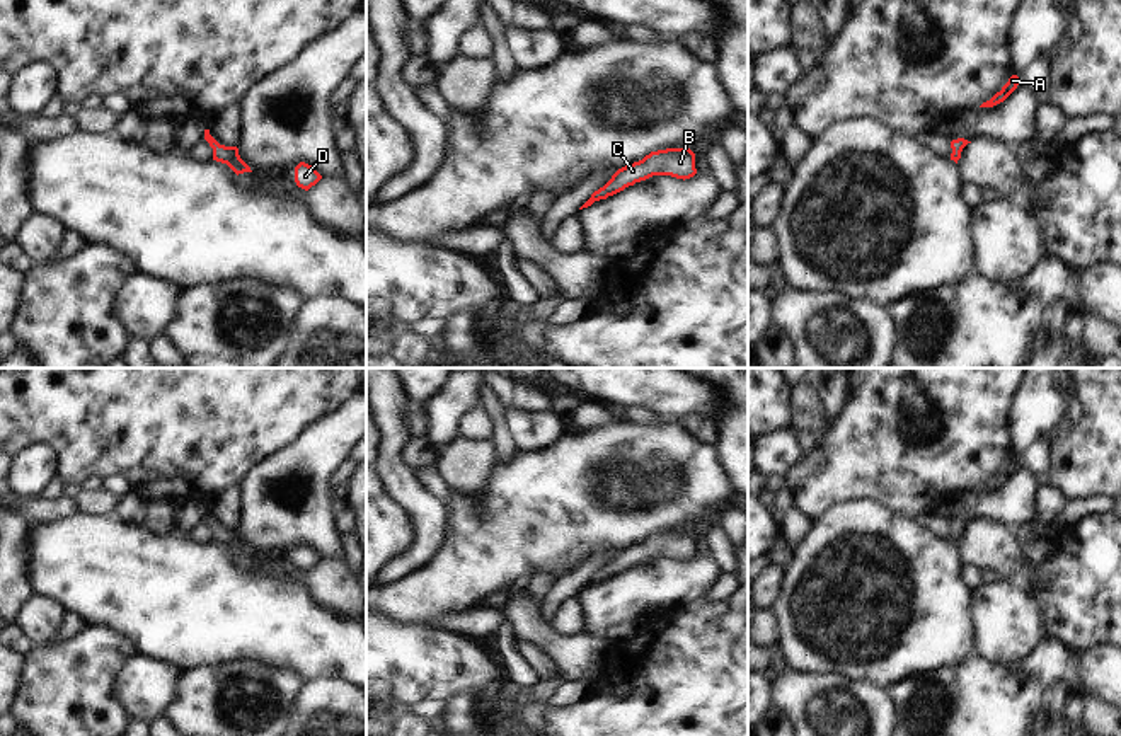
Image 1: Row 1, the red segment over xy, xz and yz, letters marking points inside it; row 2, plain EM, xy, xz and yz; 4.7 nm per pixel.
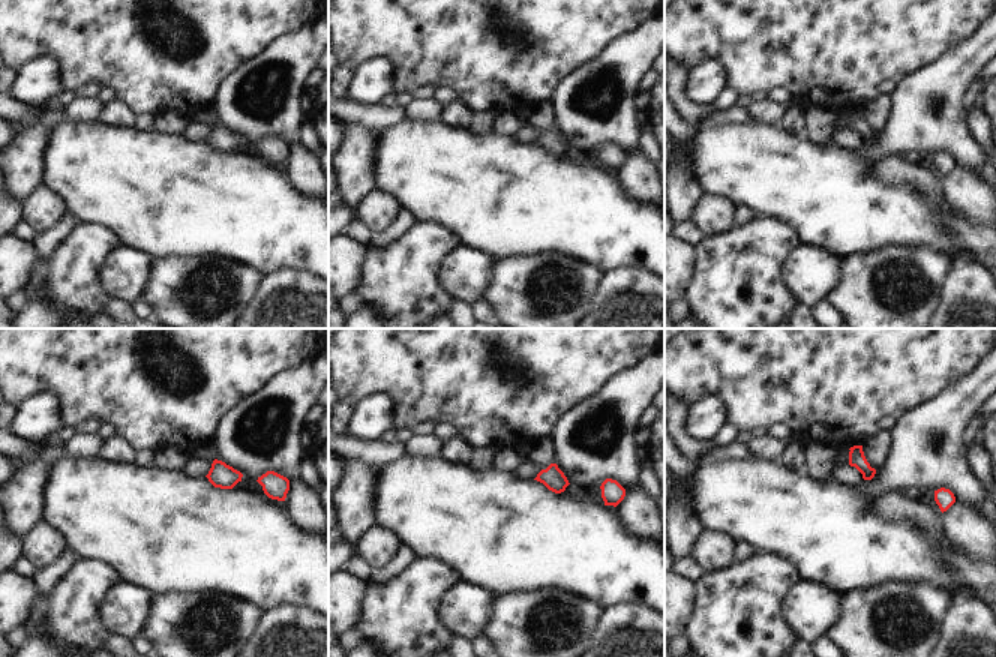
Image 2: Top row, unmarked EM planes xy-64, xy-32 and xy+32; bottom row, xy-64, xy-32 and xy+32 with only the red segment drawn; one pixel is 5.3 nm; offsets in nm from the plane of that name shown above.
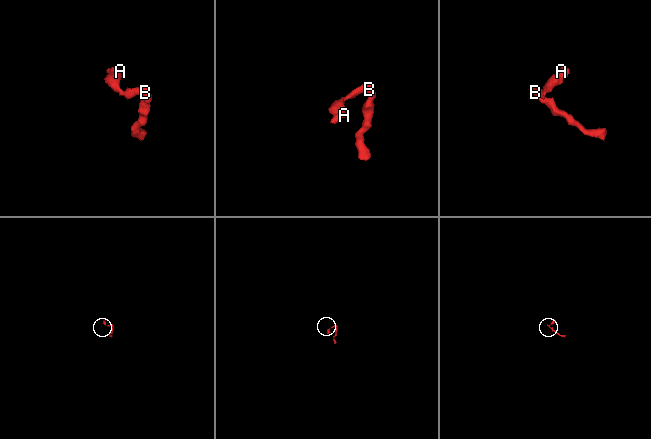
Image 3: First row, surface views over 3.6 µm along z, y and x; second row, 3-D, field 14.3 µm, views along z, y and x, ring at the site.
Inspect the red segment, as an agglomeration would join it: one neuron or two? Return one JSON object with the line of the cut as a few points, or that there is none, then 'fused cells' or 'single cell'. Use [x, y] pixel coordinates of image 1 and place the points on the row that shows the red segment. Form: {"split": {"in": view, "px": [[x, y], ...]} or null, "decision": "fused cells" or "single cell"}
{"split": null, "decision": "single cell"}

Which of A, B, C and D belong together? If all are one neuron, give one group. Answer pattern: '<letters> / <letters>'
A B C D

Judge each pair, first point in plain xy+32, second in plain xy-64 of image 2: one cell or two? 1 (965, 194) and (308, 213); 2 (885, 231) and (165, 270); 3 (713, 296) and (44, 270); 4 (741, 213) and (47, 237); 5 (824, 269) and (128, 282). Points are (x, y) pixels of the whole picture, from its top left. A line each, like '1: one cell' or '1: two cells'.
1: two cells
2: two cells
3: one cell
4: one cell
5: one cell

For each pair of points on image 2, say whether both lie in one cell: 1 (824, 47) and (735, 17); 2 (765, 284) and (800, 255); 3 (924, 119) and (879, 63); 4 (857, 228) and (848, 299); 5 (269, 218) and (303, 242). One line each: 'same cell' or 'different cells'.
1: same cell
2: different cells
3: different cells
4: different cells
5: same cell

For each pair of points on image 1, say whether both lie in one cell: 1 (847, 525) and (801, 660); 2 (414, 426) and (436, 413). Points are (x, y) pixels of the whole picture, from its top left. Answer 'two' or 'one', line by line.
1: one
2: two

